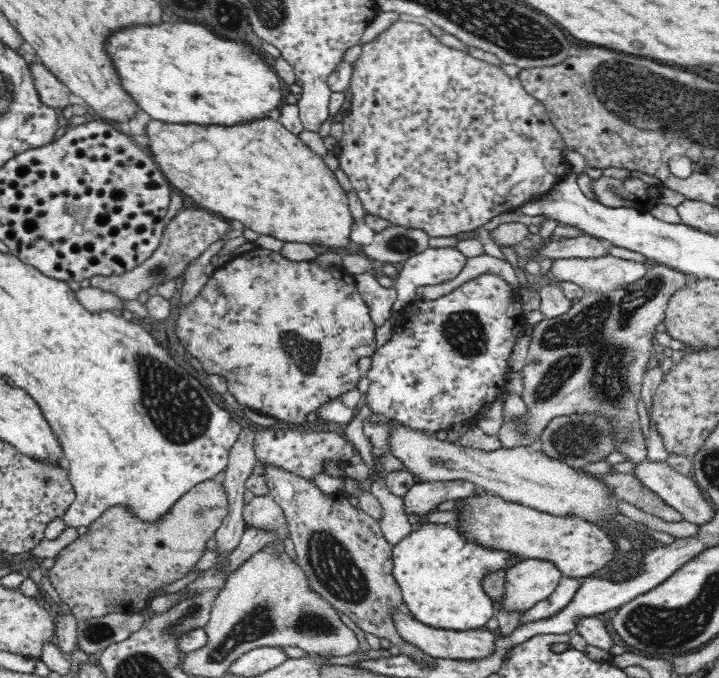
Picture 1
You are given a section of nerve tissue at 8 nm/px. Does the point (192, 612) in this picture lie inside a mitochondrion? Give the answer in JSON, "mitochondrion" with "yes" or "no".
{"mitochondrion":"yes"}

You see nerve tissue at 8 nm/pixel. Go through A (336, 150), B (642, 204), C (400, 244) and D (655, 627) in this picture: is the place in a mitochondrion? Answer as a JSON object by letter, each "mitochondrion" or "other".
{"A":"other","B":"other","C":"mitochondrion","D":"mitochondrion"}

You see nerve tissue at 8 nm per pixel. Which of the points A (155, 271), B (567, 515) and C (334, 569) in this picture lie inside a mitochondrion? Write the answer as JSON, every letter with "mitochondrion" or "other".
{"A":"mitochondrion","B":"other","C":"mitochondrion"}

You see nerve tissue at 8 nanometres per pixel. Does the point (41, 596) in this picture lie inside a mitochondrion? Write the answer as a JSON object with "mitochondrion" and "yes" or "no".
{"mitochondrion":"no"}

